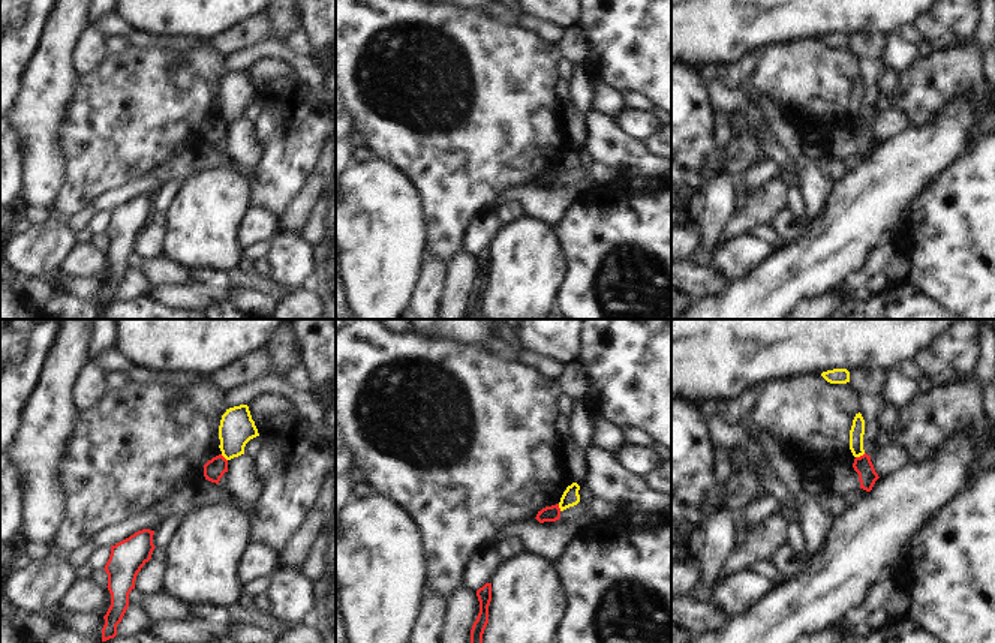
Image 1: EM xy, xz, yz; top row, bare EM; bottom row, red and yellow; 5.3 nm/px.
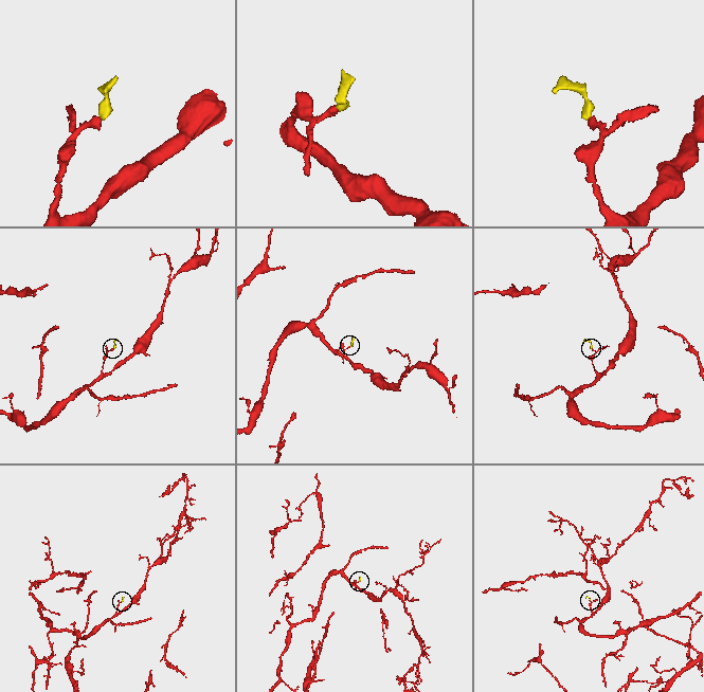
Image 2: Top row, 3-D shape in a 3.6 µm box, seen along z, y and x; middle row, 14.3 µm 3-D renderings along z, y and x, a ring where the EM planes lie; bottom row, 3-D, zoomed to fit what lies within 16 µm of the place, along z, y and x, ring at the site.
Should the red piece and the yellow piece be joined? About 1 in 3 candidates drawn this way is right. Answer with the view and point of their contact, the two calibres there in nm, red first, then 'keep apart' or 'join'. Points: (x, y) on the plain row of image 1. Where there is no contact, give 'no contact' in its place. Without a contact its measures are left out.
meets red in yz at (860, 120); 100 nm thick on the red side, 80 nm on the other; keep apart

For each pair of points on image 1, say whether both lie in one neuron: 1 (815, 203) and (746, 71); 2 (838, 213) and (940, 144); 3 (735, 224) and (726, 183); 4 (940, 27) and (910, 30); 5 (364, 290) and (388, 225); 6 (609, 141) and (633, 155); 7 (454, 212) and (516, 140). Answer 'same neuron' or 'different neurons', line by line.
1: same neuron
2: same neuron
3: different neurons
4: different neurons
5: same neuron
6: same neuron
7: same neuron

